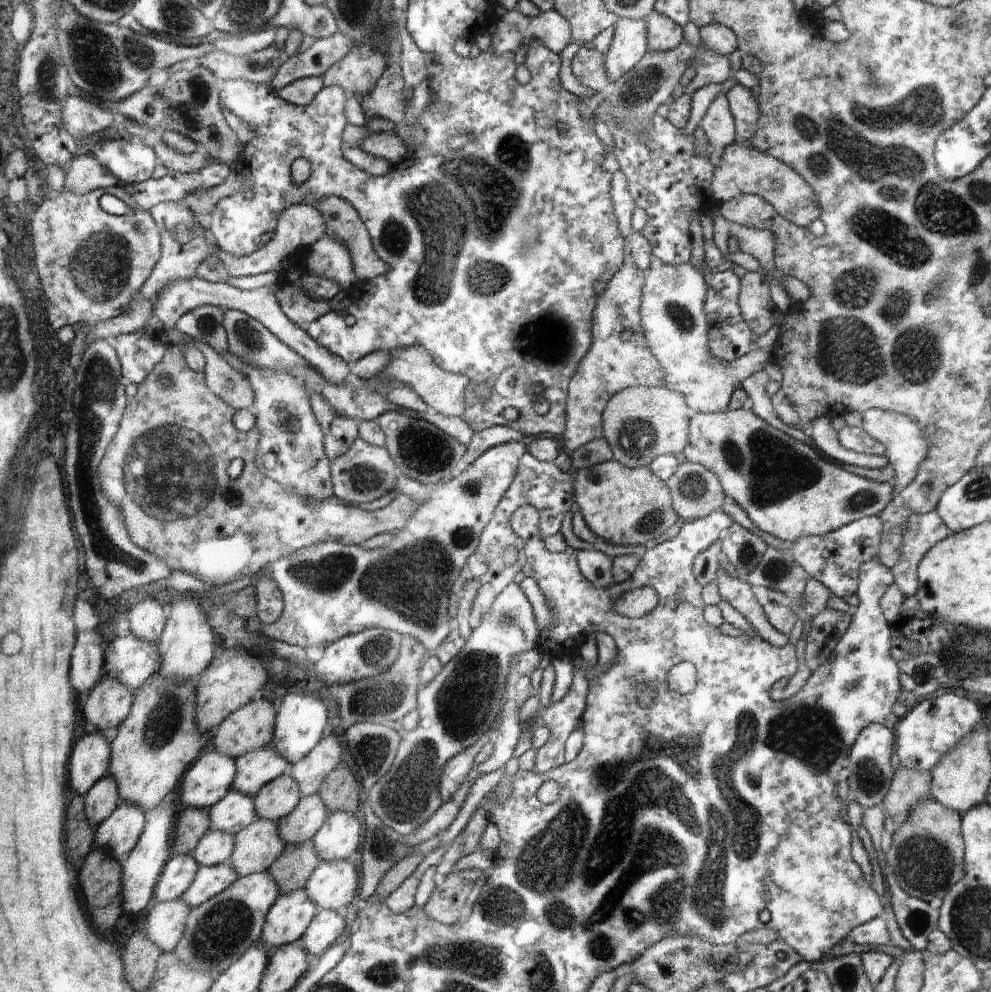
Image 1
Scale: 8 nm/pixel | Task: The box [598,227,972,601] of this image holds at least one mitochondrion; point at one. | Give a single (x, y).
(847, 352)

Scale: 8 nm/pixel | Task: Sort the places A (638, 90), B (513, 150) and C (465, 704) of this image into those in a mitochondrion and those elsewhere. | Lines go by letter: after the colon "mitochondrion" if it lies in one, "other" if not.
A: mitochondrion
B: mitochondrion
C: mitochondrion

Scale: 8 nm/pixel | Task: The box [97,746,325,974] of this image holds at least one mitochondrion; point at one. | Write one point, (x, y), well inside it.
(222, 931)

